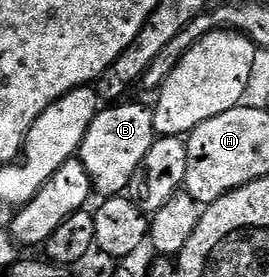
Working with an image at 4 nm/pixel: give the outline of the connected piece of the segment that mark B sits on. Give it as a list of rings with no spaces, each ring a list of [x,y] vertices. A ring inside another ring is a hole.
[[[121,100],[101,108],[94,116],[90,128],[86,128],[86,136],[80,145],[80,163],[90,176],[93,191],[100,194],[101,199],[115,198],[127,191],[131,177],[158,139],[154,128],[153,107],[128,101]]]

